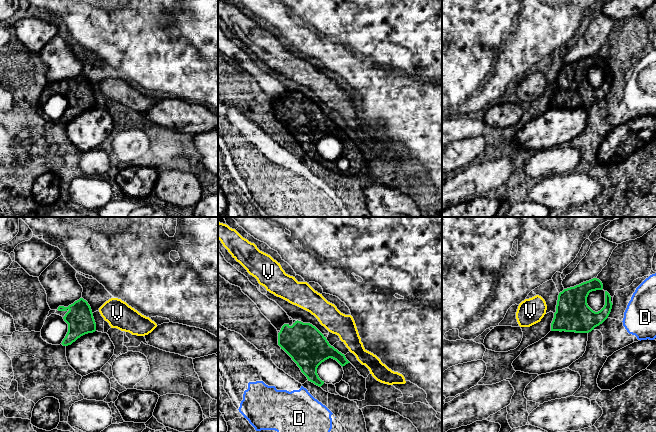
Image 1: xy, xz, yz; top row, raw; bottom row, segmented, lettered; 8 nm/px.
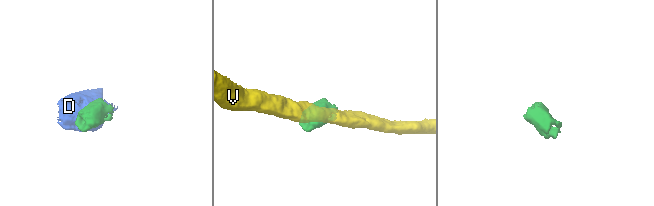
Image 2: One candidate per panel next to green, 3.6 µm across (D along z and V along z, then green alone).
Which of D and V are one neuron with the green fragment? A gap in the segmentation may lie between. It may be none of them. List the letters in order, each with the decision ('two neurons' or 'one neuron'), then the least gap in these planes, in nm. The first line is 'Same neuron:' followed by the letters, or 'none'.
Same neuron: none
D: two neurons | 70 nm
V: two neurons | 50 nm

